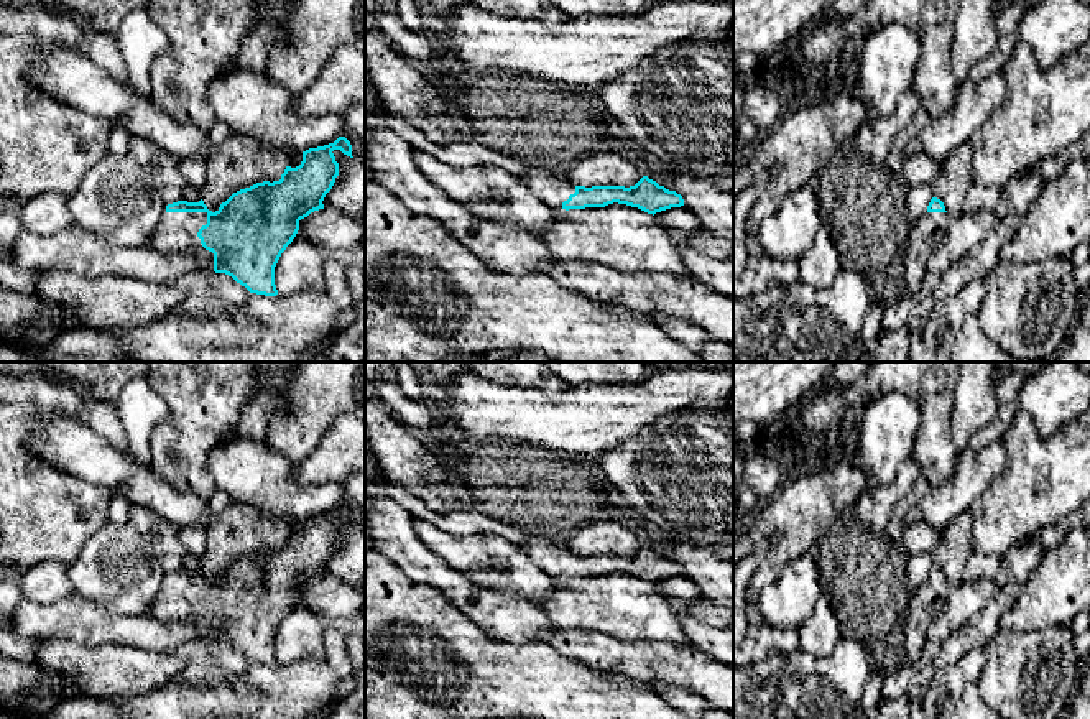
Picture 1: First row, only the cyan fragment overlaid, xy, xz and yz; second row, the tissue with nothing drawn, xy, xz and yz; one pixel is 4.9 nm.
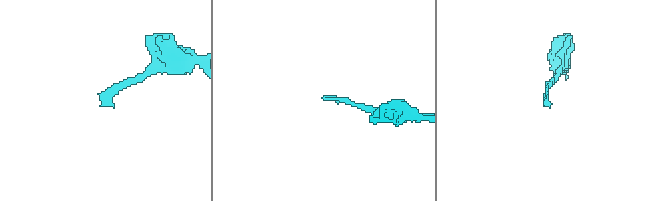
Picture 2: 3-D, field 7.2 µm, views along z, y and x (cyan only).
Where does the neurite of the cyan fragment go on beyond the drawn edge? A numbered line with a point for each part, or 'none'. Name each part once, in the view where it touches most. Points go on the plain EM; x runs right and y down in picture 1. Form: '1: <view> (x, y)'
1: xy (176, 603)

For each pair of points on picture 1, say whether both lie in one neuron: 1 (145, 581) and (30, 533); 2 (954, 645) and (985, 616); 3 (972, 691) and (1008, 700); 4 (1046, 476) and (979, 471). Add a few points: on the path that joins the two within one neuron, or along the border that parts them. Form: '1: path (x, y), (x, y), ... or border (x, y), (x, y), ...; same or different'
1: border (104, 525), (68, 566); different
2: path (962, 639), (977, 624); same
3: border (975, 681), (985, 701); different
4: border (1002, 441), (1005, 449), (1003, 471), (975, 500); different

